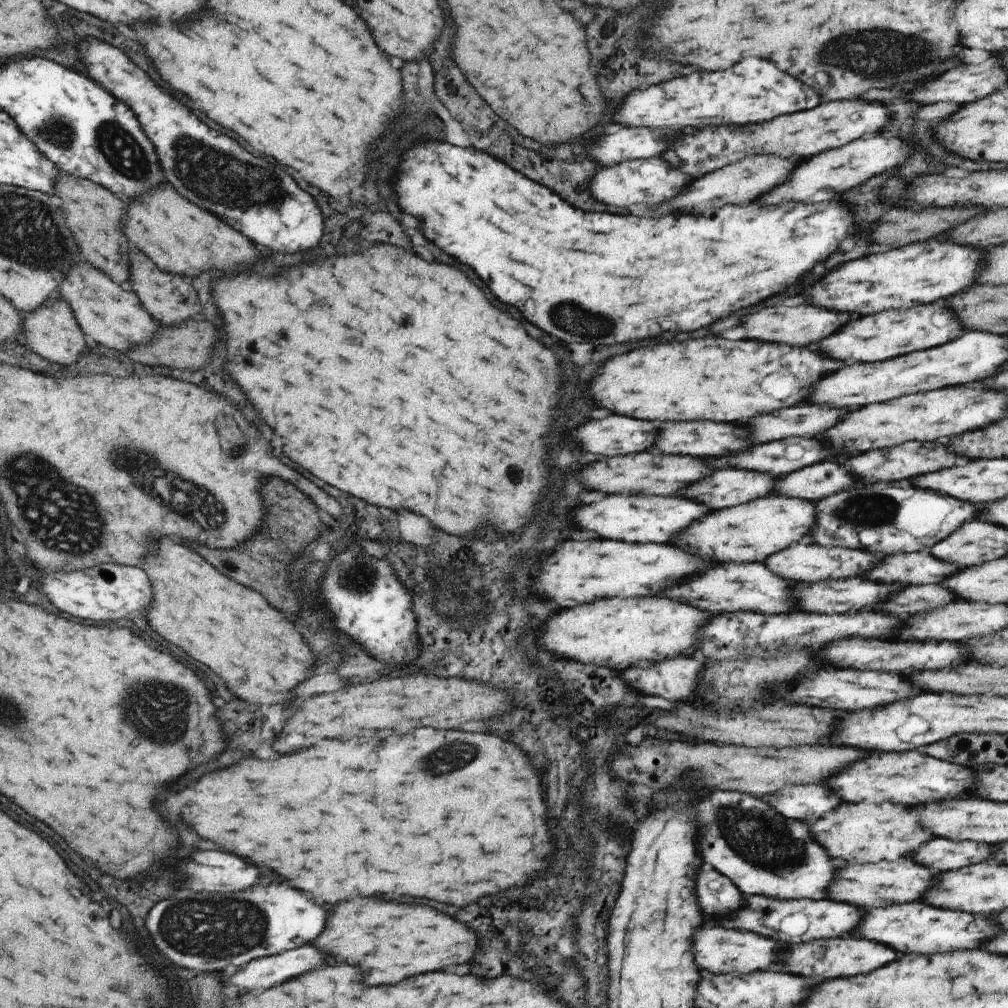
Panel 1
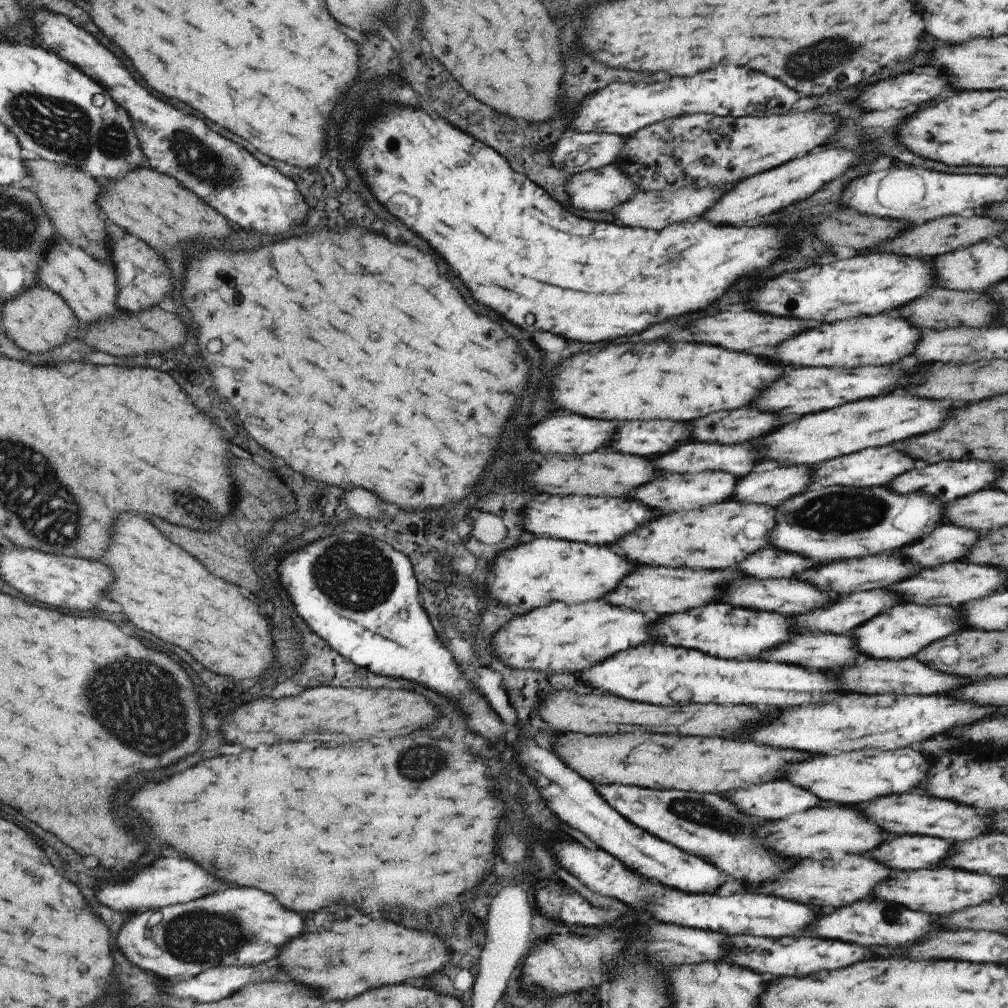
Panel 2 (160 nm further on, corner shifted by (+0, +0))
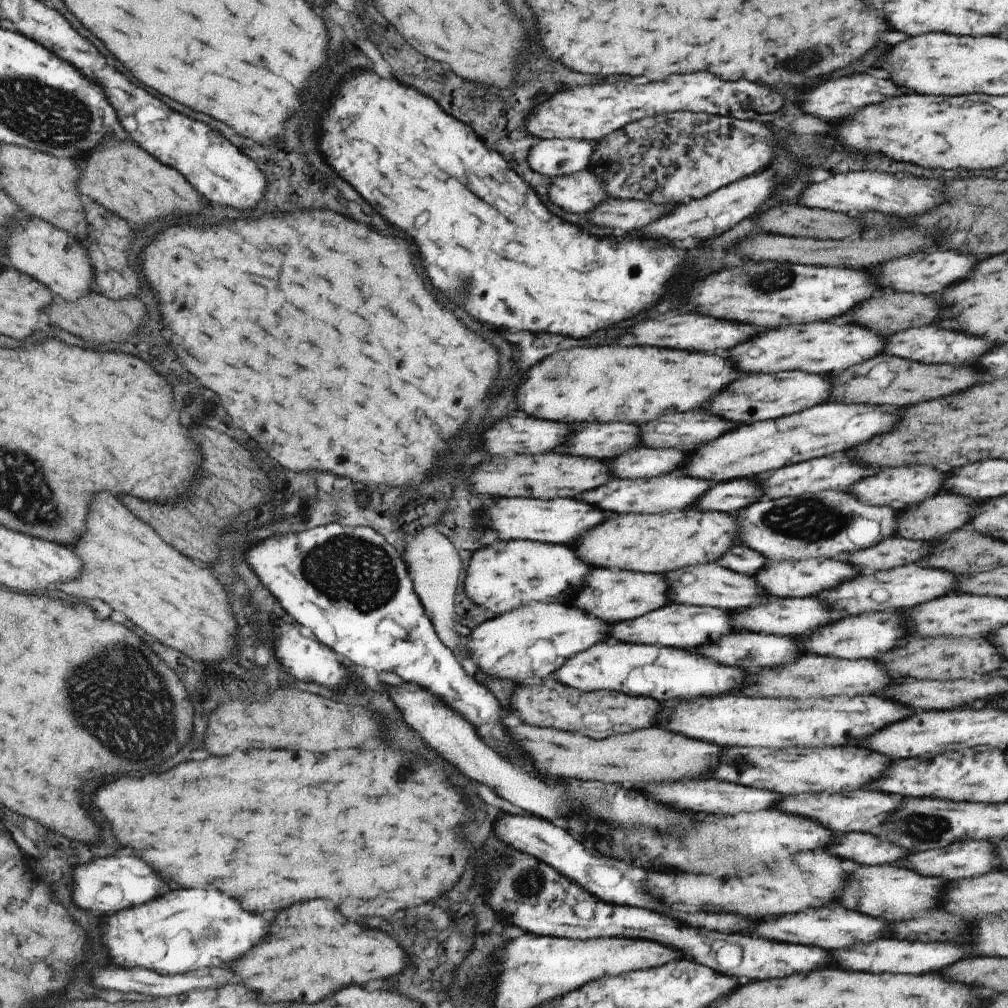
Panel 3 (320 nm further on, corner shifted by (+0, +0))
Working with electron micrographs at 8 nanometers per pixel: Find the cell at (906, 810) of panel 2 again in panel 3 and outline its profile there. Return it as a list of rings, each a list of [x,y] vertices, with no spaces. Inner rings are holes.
[[[851,790],[847,794],[799,794],[783,797],[777,804],[777,810],[819,822],[819,826],[829,828],[831,832],[867,832],[873,826],[884,826],[881,822],[887,820],[897,808],[899,802],[873,790]]]

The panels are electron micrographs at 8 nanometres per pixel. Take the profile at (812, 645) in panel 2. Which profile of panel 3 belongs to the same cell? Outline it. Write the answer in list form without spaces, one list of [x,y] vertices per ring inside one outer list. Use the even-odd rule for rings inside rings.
[[[743,630],[737,634],[725,634],[715,642],[703,644],[695,652],[701,654],[703,658],[711,658],[711,662],[719,662],[723,666],[739,666],[743,670],[751,670],[751,674],[757,672],[759,668],[779,666],[779,664],[785,664],[785,662],[793,660],[795,656],[799,656],[795,650],[793,638],[765,636],[765,634],[753,634],[753,632],[743,632]]]

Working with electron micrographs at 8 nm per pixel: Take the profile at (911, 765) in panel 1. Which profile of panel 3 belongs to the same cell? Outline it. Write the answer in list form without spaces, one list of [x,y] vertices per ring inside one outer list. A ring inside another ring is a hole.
[[[841,746],[841,748],[787,748],[775,750],[753,747],[725,747],[723,758],[719,758],[717,766],[707,778],[735,782],[740,786],[767,790],[781,794],[783,797],[801,794],[801,792],[847,792],[855,790],[869,780],[877,778],[889,764],[889,756],[867,752],[857,746]]]

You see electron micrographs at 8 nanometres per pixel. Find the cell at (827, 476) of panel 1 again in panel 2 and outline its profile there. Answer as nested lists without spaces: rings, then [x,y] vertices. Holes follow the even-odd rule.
[[[777,466],[767,472],[751,472],[739,478],[731,498],[741,503],[776,507],[782,500],[808,489],[809,485],[809,468]]]

